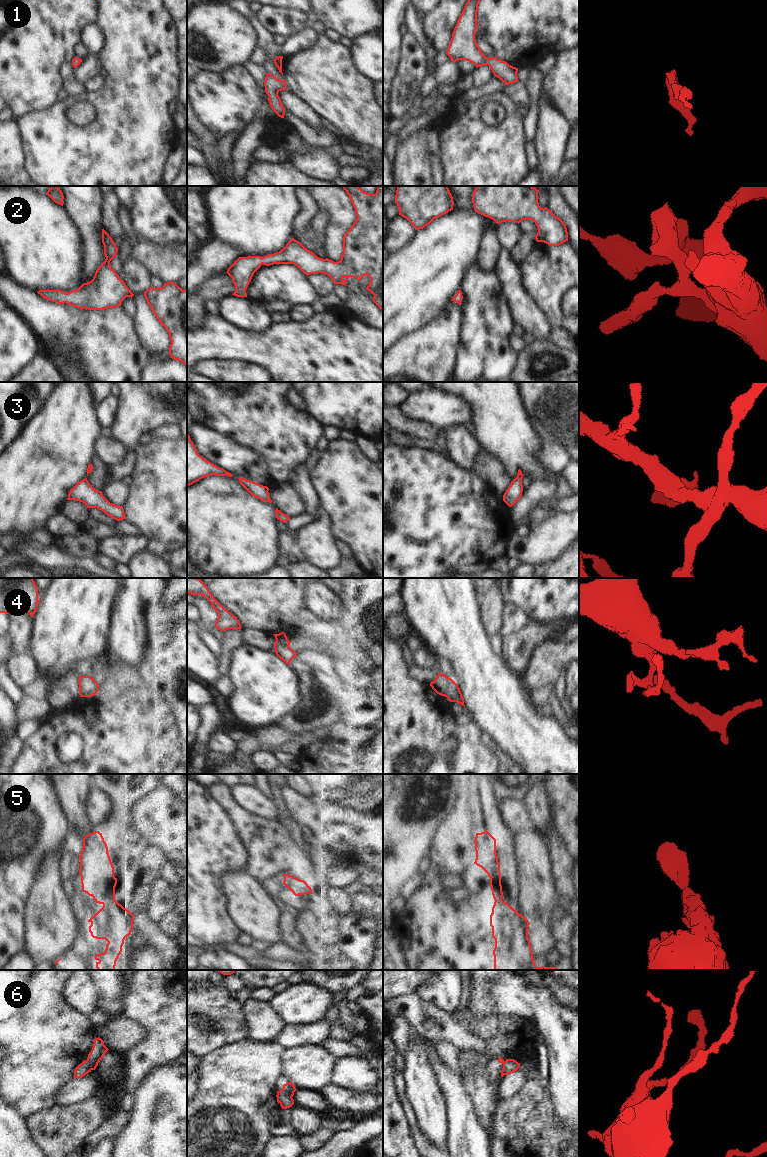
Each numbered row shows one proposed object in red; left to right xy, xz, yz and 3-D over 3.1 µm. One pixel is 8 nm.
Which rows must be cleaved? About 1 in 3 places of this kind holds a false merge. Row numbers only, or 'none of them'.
6

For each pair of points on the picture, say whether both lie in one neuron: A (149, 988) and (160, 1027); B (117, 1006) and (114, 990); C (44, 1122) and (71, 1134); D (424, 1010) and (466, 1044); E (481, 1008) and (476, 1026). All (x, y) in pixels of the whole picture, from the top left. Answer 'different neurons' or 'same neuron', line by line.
A: same neuron
B: same neuron
C: same neuron
D: same neuron
E: different neurons

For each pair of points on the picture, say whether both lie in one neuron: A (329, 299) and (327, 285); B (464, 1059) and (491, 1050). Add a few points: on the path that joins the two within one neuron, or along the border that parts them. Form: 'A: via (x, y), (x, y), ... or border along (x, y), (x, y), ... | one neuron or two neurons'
A: border along (332, 291), (320, 297) | two neurons
B: via (471, 1059), (481, 1059), (484, 1057) | one neuron

